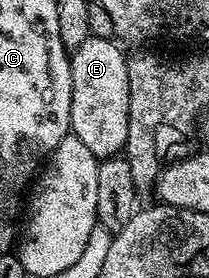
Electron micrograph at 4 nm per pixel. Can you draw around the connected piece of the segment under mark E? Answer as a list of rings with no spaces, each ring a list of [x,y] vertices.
[[[90,36],[76,50],[70,51],[71,59],[71,133],[77,136],[77,140],[81,140],[81,144],[85,144],[85,148],[89,148],[89,152],[93,152],[93,156],[100,160],[104,158],[116,157],[126,147],[127,137],[129,136],[129,68],[127,67],[128,55],[119,51],[120,43],[111,38],[94,38]]]

